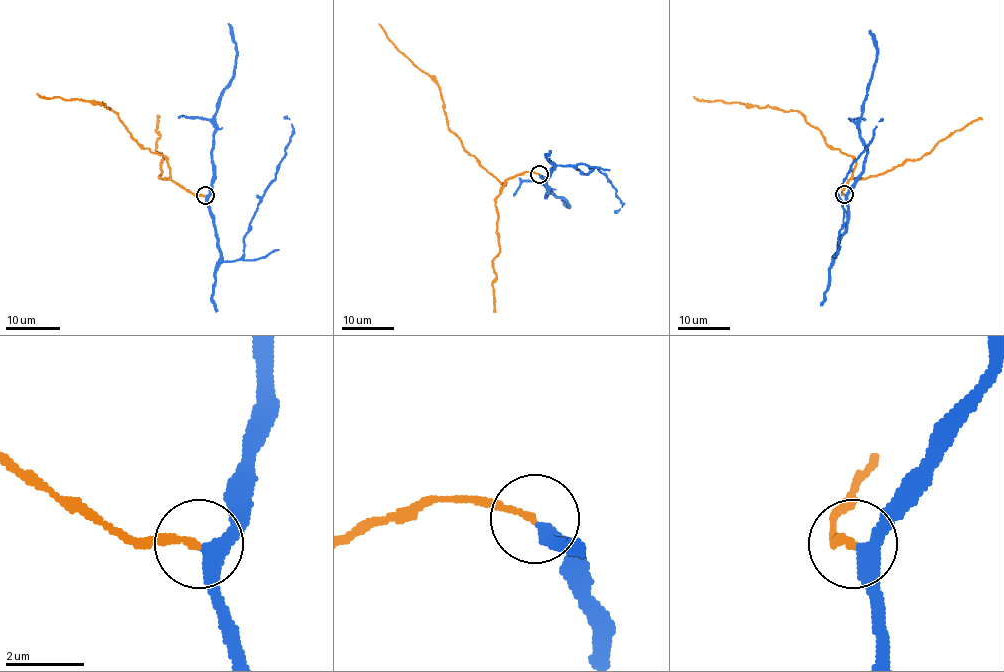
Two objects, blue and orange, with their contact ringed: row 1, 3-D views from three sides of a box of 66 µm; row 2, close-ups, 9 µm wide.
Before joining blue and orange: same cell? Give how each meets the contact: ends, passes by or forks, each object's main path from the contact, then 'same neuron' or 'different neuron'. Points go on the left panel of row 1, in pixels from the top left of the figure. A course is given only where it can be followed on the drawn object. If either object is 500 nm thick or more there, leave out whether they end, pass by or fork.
blue passes by; orange ends; course blue (205, 195), (220, 257), (236, 261), (243, 254), (243, 236), (292, 135), (290, 119), (284, 116); course orange (205, 195), (189, 192), (174, 181), (163, 156), (142, 147), (103, 104), (59, 97), (45, 98), (37, 93); same neuron

